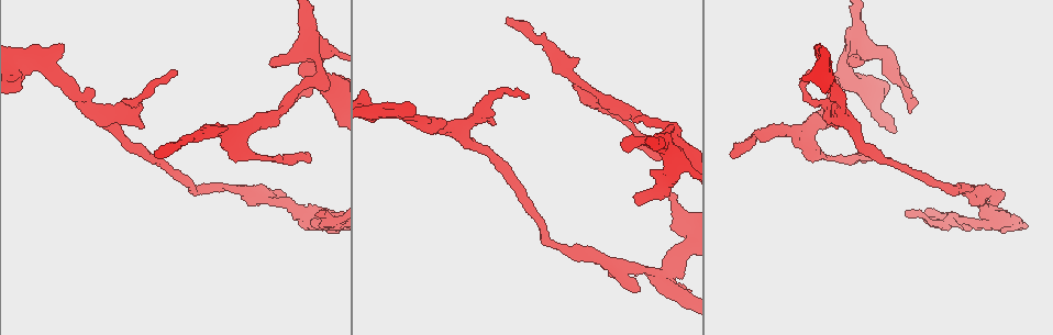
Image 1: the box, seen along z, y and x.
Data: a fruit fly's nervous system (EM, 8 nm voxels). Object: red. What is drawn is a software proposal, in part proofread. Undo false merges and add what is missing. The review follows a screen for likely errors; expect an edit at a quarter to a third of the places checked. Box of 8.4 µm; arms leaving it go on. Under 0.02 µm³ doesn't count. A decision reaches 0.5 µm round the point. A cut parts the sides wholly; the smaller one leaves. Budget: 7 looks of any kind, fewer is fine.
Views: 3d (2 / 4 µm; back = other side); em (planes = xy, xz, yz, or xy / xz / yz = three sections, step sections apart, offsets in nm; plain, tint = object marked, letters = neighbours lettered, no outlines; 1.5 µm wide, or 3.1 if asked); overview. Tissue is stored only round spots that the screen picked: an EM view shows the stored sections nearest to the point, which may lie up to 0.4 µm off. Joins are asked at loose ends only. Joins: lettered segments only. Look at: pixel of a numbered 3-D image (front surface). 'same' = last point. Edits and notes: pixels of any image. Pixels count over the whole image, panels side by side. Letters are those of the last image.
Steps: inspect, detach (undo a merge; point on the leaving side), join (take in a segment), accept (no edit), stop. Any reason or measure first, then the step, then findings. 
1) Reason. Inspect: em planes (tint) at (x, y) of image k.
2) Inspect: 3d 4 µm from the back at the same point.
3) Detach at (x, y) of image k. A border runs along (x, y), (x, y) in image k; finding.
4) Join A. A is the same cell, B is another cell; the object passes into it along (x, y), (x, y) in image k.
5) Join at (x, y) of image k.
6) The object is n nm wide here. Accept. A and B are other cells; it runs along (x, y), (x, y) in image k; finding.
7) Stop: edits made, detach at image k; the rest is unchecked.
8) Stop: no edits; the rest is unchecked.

An open end. Inspect: 3d 2 µm at (528, 96) of image 1.

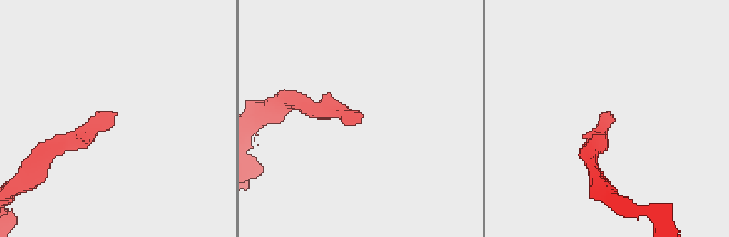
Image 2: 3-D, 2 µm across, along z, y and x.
Shape alone is not enough. Inspect: em planes (tint) at (610, 112) of image 2.

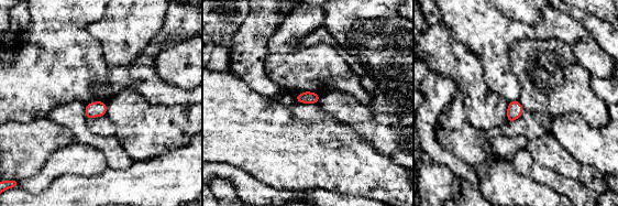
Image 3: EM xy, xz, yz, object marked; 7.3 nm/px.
What lies round it. Inspect: em planes (letters) at the same point.

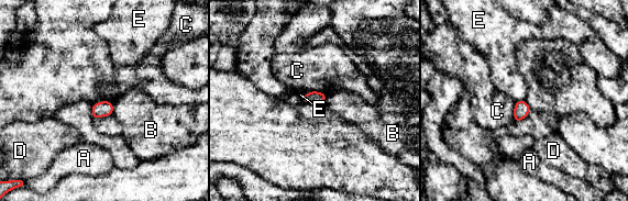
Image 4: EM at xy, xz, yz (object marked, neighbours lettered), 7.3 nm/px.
The longest contact is with C, 140 nm. Accept. A, B, C, D and E are other cells; none of them fits.

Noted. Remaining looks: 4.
Branch stops here. Inspect: 3d 2 µm at (637, 199) of image 1.

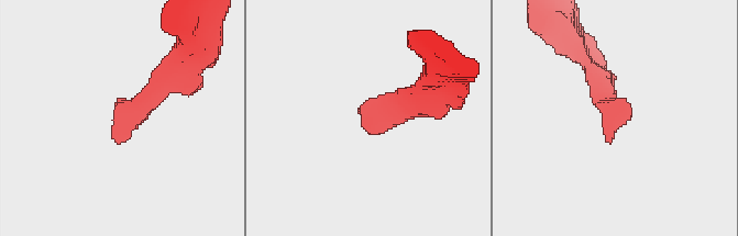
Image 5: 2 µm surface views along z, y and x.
Now the EM. Inspect: em xy step 8 (tint) at (365, 109) of image 5.

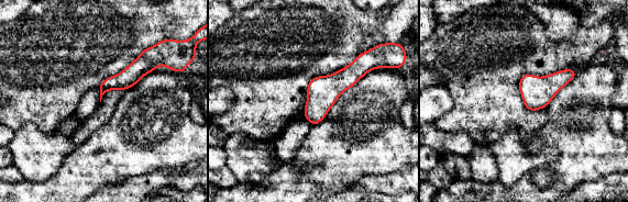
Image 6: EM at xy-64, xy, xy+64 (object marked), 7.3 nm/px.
Inspect: em planes (letters) at the same point.

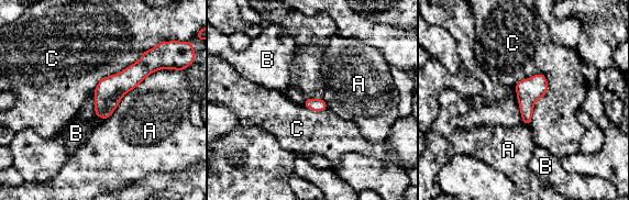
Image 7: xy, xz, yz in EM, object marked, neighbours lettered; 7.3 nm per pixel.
Accept. A, B and C are other cells; a border runs along (541, 73), (547, 91), (528, 124) in image 7; none of them fits.

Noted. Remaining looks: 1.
Stop: no edits; the rest is unchecked.

